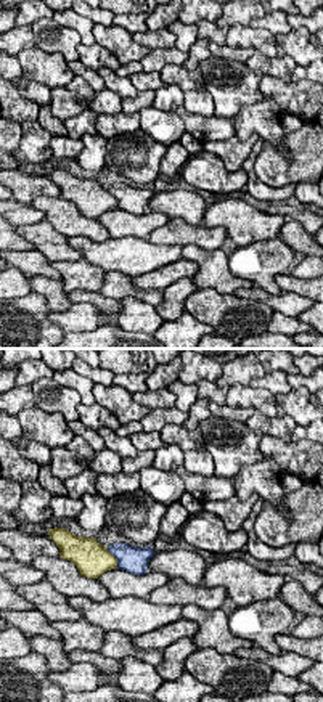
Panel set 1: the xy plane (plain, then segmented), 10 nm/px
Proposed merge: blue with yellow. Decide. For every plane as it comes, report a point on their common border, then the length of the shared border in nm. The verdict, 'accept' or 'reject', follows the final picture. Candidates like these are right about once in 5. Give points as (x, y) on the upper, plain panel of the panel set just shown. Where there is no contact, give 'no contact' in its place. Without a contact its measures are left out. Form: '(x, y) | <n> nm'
(114, 196) | 240 nm

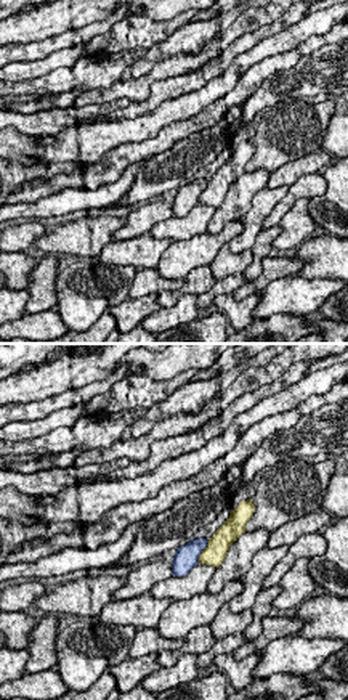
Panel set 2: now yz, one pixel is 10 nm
(201, 191) | 260 nm

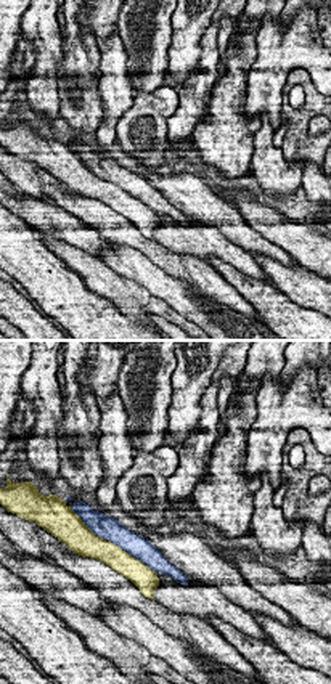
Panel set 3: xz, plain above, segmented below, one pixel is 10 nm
(114, 183) | 1100 nm

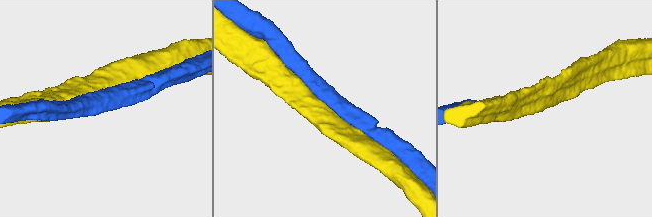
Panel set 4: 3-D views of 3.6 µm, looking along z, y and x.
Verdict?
reject

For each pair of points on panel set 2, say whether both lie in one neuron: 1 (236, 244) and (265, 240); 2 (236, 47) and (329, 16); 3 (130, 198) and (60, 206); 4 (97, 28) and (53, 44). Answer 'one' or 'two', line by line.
1: two
2: two
3: two
4: one

